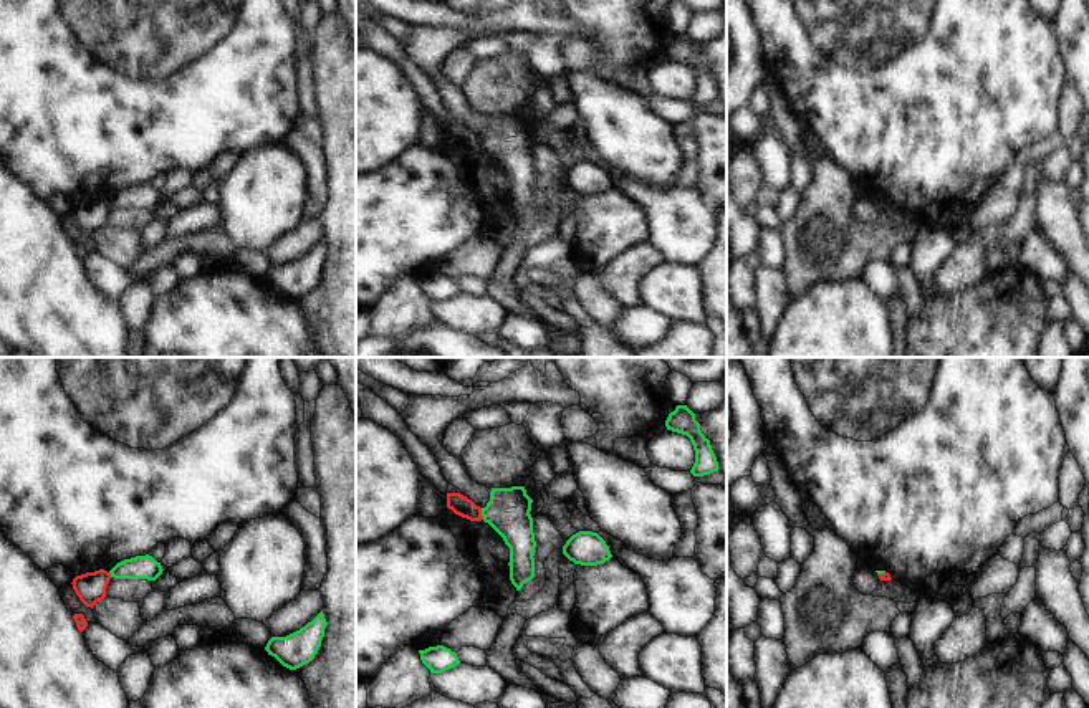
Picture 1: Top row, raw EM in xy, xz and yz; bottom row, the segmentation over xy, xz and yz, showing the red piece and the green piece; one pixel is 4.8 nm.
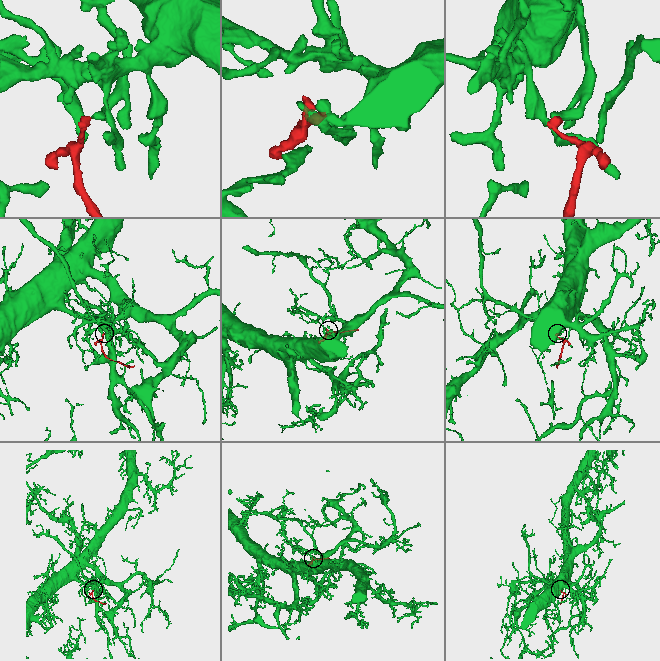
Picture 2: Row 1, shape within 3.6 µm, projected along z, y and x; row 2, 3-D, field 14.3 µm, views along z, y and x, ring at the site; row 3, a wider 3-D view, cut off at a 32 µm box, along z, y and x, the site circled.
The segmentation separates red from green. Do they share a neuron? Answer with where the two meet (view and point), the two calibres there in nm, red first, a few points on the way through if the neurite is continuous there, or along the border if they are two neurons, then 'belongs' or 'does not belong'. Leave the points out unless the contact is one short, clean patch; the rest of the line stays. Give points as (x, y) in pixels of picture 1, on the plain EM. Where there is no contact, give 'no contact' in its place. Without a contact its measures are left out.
xz (480, 143) | 100/200 nm | along xz (480, 138), (484, 148) | does not belong

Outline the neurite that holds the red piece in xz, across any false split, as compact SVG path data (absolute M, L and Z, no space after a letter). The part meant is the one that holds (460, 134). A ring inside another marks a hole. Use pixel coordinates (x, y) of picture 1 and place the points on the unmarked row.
M447 122L447 137L470 151L482 151L482 137L460 122Z

